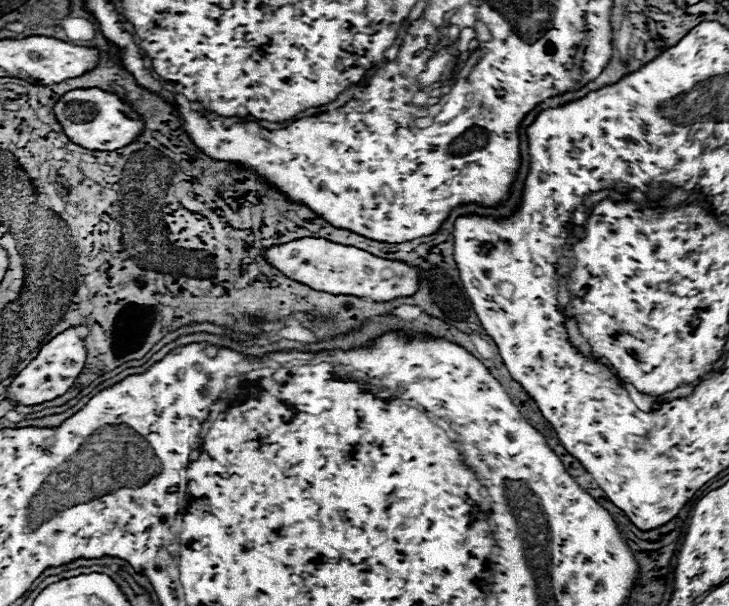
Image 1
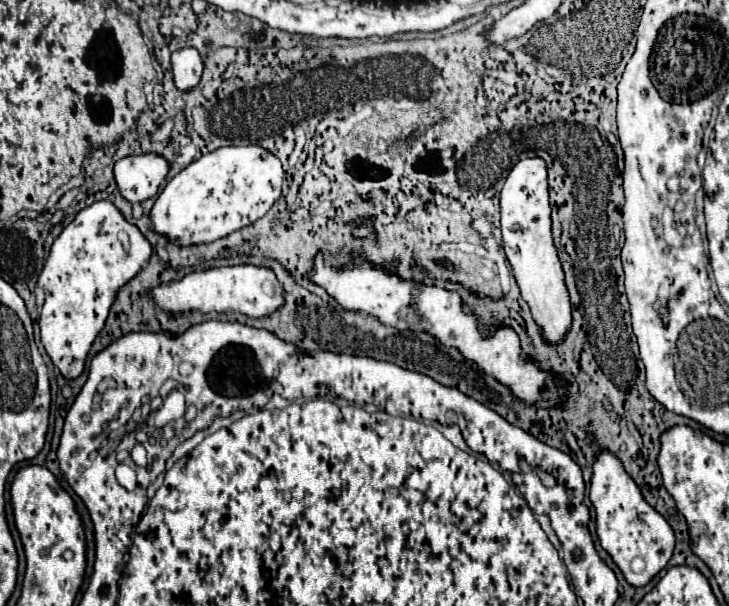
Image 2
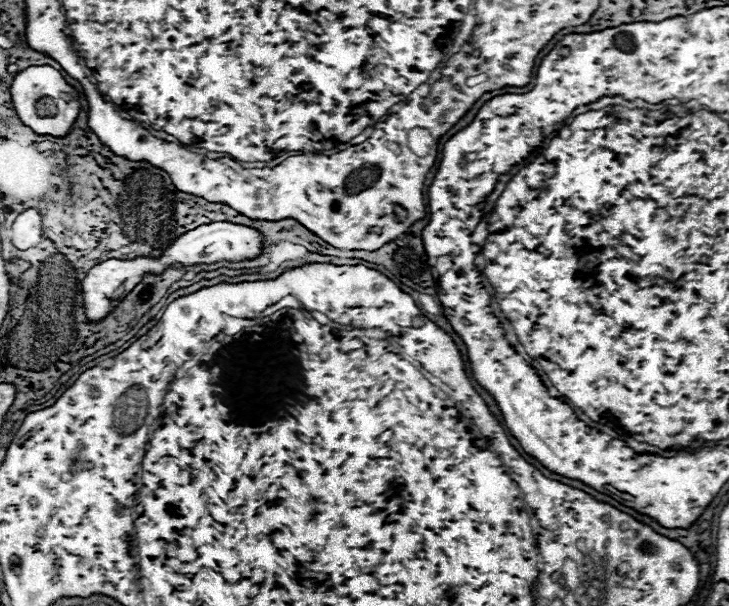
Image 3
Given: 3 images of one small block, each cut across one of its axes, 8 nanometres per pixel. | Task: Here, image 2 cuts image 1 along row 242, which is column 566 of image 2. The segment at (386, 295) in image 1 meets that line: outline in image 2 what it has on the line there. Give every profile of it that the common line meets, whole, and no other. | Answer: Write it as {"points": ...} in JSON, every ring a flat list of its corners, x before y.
{"points":[[522,158,512,166,500,194,500,208,504,252,520,286,522,298,532,310,532,318,538,324,544,342,548,346,560,346,568,334,568,328,572,328,572,306,558,250,552,242,548,170,542,158]]}

